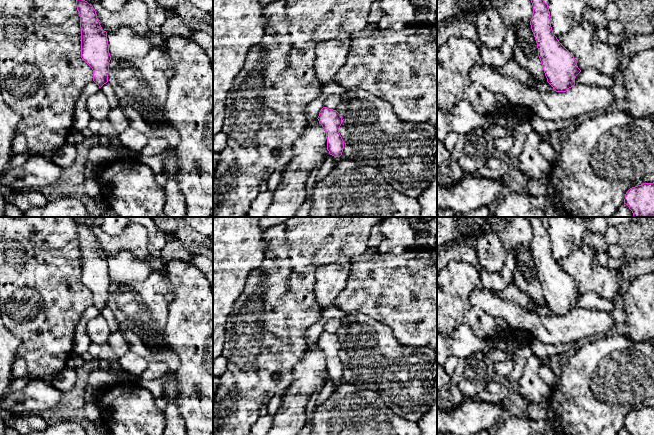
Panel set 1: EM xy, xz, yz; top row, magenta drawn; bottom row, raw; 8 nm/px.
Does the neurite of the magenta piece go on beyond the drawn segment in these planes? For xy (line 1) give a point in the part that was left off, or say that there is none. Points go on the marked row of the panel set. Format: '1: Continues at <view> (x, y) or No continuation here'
1: No continuation here

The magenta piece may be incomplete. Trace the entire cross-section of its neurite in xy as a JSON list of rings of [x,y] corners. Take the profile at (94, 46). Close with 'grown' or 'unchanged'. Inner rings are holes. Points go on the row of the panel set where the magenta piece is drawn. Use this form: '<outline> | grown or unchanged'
[[[76,0],[76,6],[80,16],[81,58],[92,68],[93,81],[101,88],[108,82],[111,60],[107,32],[102,29],[92,5]]] | unchanged

